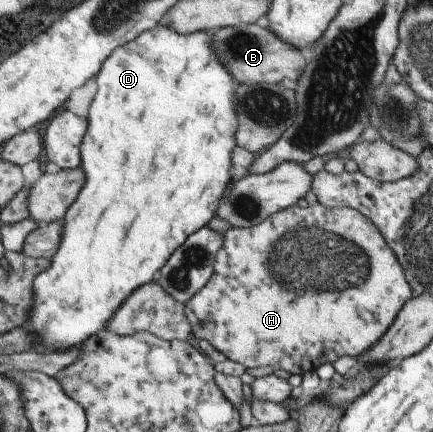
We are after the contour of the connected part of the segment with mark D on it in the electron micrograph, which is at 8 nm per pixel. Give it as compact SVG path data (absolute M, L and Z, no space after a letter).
M163 21L155 25L155 28L143 31L133 40L119 45L102 62L101 68L95 75L95 95L86 117L88 129L80 144L80 166L85 172L85 184L79 190L79 196L73 202L73 206L69 206L69 210L65 212L61 246L57 248L57 254L53 256L49 270L37 274L32 282L33 310L31 310L29 324L43 338L41 342L45 342L45 346L57 344L57 348L65 350L65 348L77 346L89 334L101 330L105 322L111 318L109 314L115 312L115 308L123 302L123 298L129 292L133 292L137 286L150 283L153 274L167 262L175 248L183 243L187 236L206 225L216 214L220 198L224 196L225 190L231 184L231 151L237 146L235 142L235 133L238 129L235 86L237 82L233 75L220 61L217 53L214 53L211 32L195 31L181 34Z

